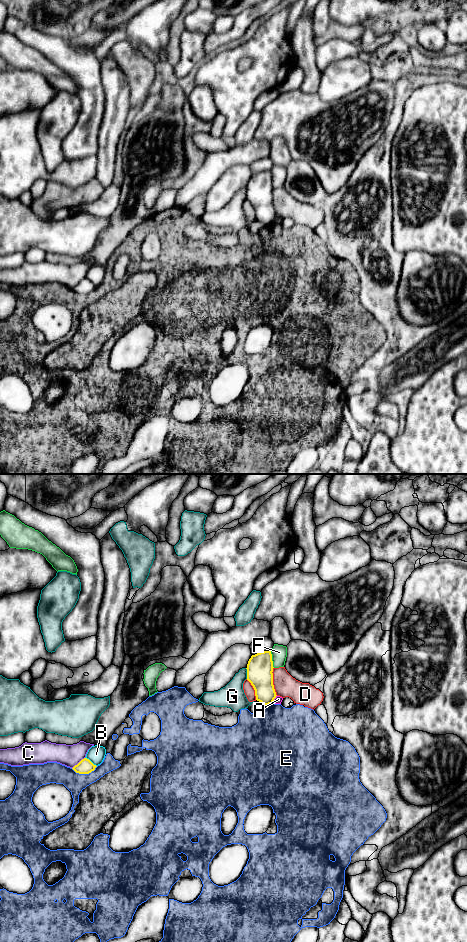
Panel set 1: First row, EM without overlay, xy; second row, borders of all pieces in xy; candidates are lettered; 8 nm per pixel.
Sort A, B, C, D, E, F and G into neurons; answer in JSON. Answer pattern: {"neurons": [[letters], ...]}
{"neurons": [["A", "C"], ["B"], ["D"], ["E"], ["F"], ["G"]]}

